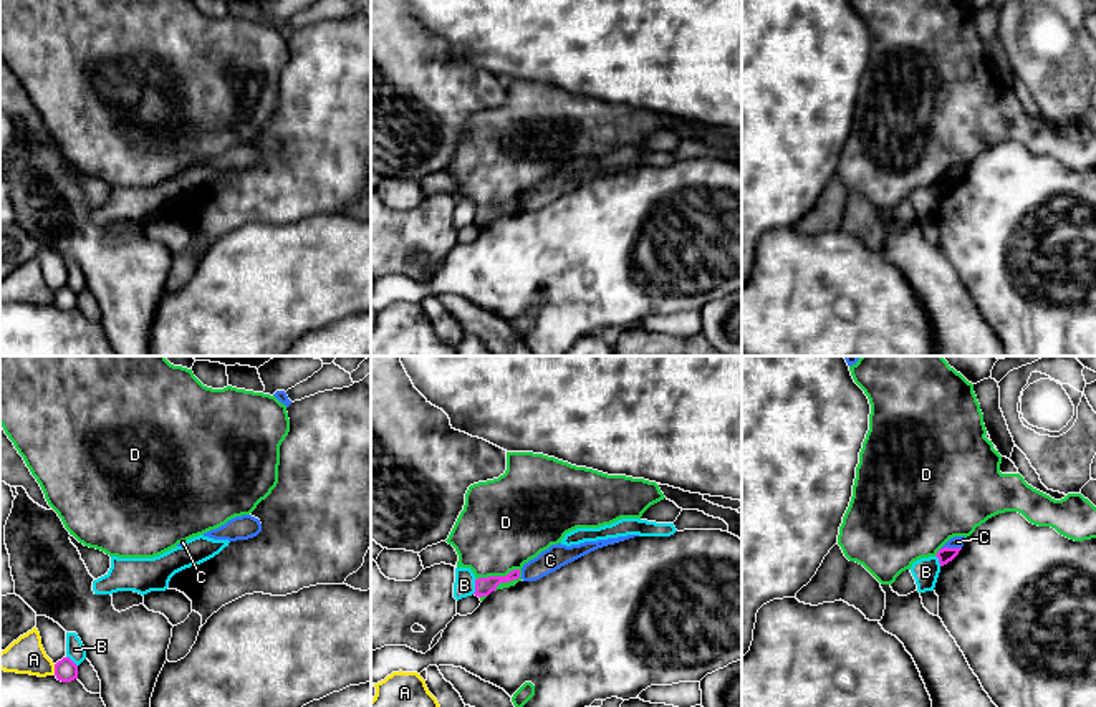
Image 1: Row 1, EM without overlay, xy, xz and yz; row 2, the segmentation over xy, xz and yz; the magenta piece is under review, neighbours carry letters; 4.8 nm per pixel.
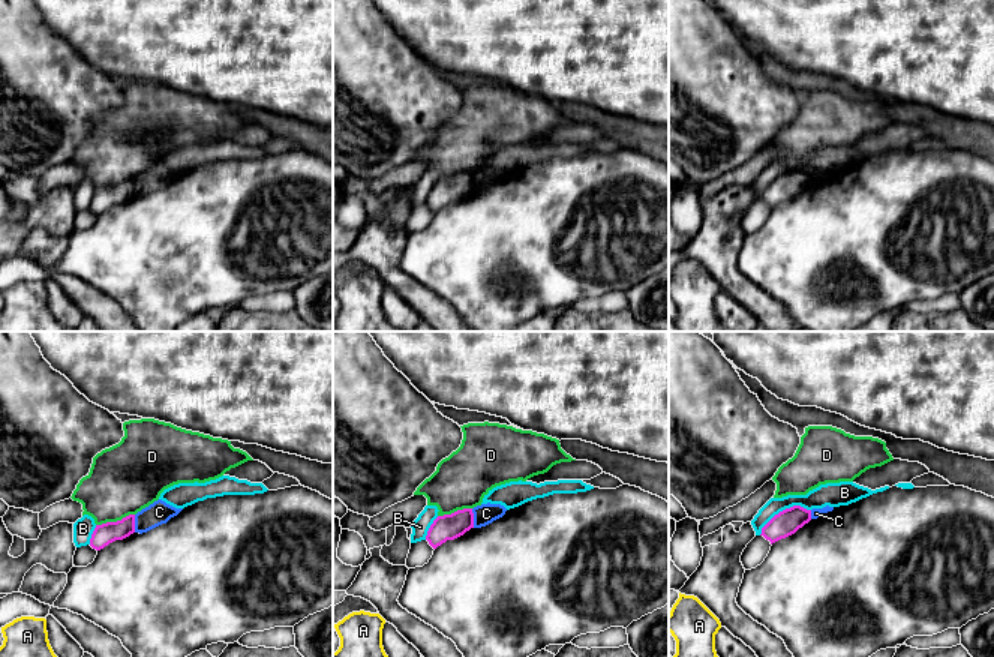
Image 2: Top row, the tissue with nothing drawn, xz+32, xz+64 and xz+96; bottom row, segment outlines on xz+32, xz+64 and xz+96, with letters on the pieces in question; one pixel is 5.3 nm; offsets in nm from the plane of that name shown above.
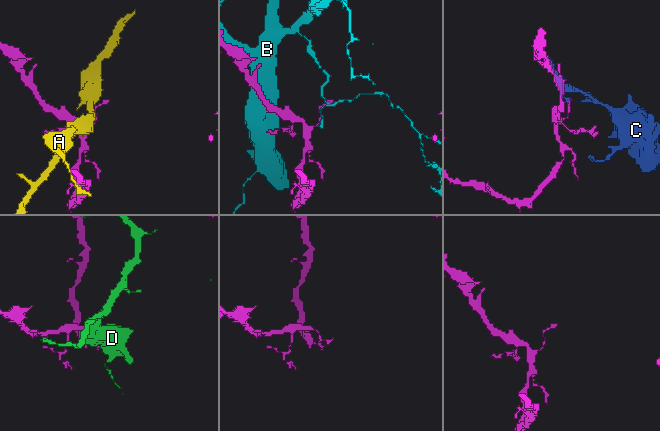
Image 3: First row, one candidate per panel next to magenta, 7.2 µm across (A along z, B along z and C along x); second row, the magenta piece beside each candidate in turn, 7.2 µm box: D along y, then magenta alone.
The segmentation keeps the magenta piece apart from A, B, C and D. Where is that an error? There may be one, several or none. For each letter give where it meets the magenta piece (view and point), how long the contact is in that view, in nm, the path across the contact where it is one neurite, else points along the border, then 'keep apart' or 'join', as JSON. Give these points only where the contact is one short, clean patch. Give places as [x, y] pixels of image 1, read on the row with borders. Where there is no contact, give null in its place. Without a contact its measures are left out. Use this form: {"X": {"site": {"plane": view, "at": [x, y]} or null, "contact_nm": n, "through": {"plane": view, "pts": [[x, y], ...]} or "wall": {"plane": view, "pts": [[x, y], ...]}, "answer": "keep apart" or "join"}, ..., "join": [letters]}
{"A": {"site": {"plane": "xy", "at": [55, 669]}, "contact_nm": 50, "answer": "keep apart"}, "B": {"site": {"plane": "xz", "at": [475, 586]}, "contact_nm": 80, "answer": "keep apart"}, "C": {"site": {"plane": "yz", "at": [951, 548]}, "contact_nm": 110, "wall": {"plane": "yz", "pts": [[961, 547], [944, 547], [941, 550]]}, "answer": "keep apart"}, "D": {"site": {"plane": "xz", "at": [499, 577]}, "contact_nm": 220, "answer": "keep apart"}, "join": []}

